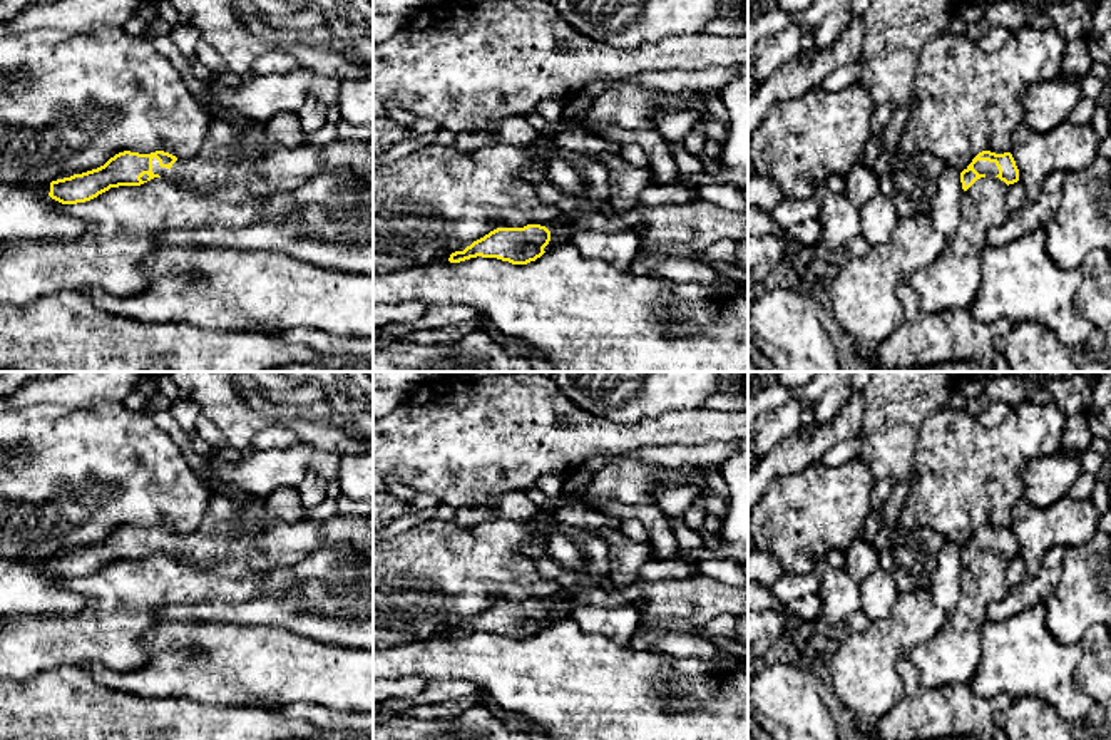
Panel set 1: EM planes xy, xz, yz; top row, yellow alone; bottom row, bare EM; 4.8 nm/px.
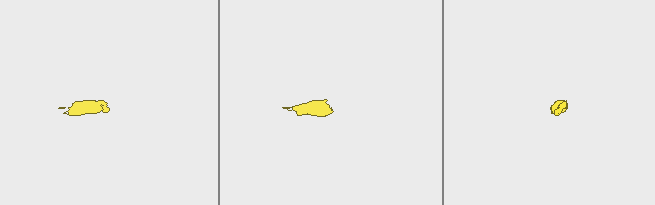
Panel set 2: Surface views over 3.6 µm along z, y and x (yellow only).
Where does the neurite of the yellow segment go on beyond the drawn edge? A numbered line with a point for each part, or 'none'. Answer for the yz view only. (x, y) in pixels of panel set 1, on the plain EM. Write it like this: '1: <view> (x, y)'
1: yz (986, 543)

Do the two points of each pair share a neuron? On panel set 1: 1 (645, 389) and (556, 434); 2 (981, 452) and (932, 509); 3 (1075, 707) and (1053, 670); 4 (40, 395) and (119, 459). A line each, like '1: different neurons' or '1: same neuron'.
1: different neurons
2: same neuron
3: same neuron
4: different neurons

